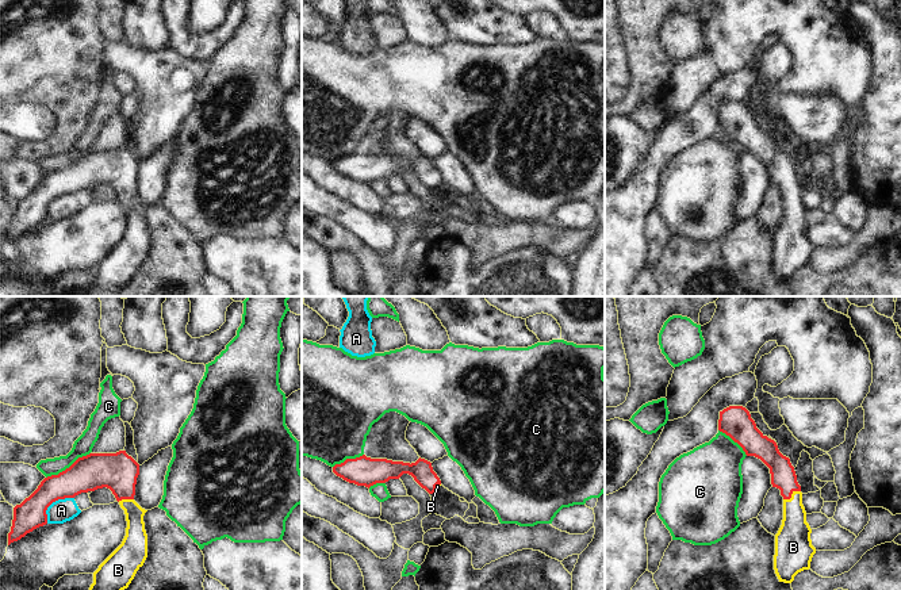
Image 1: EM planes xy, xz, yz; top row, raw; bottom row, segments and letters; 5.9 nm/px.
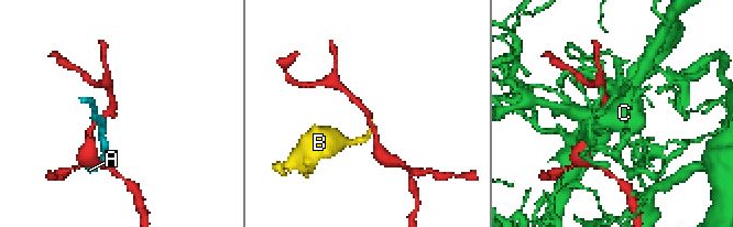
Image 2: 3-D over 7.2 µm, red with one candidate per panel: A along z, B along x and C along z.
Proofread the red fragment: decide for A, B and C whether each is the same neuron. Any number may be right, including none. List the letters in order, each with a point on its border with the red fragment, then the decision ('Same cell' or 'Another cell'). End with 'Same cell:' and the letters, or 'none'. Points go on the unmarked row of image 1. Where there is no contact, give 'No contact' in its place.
A: Touches red at xy (53, 198). Another cell
B: Touches red at yz (790, 192). Same cell
C: Touches red at xy (69, 164). Another cell
Same cell: B.

